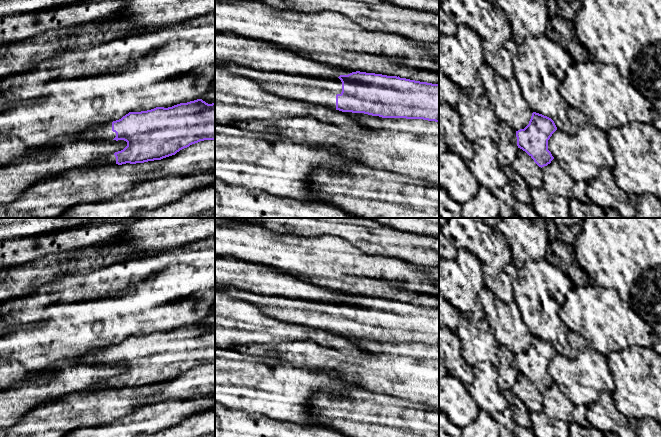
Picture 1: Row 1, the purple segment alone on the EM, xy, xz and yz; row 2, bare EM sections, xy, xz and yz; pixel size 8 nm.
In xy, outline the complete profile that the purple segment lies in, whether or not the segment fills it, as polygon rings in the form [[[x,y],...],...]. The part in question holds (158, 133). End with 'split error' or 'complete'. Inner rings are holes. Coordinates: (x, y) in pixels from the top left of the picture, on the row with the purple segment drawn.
[[[197,99],[187,103],[180,103],[172,107],[156,107],[151,110],[141,112],[129,112],[121,119],[107,122],[101,125],[95,125],[76,136],[67,136],[73,139],[86,139],[91,141],[110,141],[124,140],[127,146],[114,154],[105,155],[97,158],[91,164],[136,164],[148,161],[161,160],[163,158],[175,155],[180,150],[189,147],[192,144],[204,140],[215,140],[215,103],[208,104],[202,99]]]; split error

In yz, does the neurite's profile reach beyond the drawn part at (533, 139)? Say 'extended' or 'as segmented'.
as segmented

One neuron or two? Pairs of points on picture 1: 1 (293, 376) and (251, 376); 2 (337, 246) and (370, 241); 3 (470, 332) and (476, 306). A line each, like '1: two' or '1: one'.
1: one
2: two
3: two

